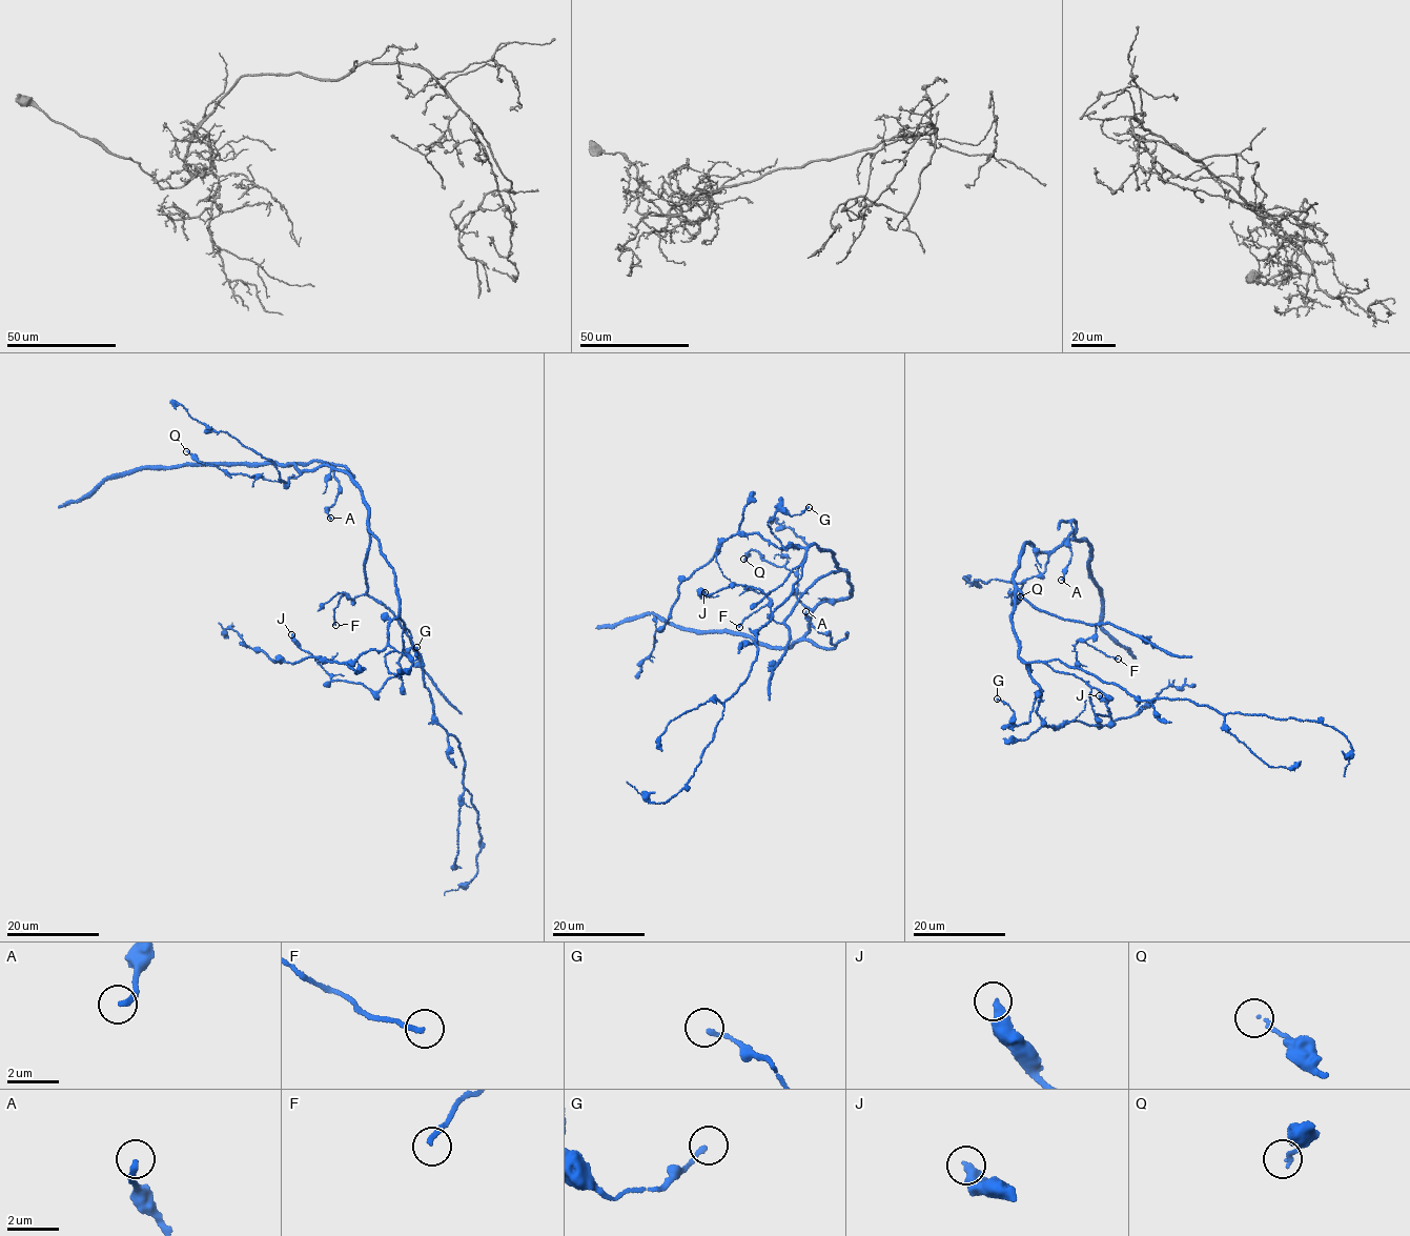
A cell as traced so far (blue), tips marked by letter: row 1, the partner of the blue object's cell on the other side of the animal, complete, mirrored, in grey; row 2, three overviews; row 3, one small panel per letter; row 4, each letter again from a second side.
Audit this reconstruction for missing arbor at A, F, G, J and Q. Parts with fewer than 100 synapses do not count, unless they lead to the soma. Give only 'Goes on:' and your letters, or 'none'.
Goes on: A

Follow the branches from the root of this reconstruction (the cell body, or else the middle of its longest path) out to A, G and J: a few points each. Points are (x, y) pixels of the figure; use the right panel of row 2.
A: (1013, 623), (1013, 571), (1023, 547), (1030, 543), (1045, 553), (1073, 539), (1073, 520), (1071, 559), (1061, 580)
G: (1013, 623), (1019, 659), (1028, 666), (1030, 677), (1040, 691), (1029, 721), (1018, 725), (1008, 706), (997, 698)
J: (1013, 623), (1019, 656), (1080, 679), (1091, 688), (1096, 716), (1111, 717), (1108, 703), (1099, 695)

